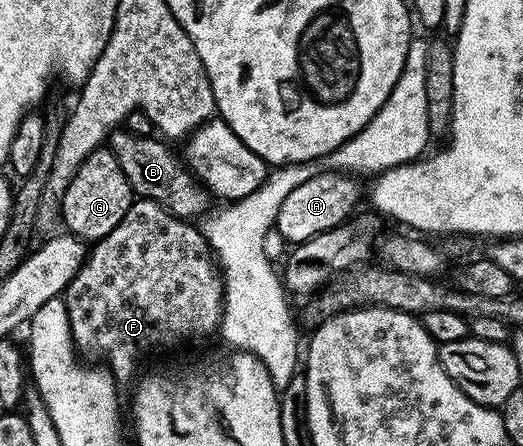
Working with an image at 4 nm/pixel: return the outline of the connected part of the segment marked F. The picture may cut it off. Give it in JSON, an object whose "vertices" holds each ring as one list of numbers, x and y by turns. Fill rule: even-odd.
{"vertices":[[133,200,130,211,122,215,122,223,91,246,78,275,62,294,77,354,89,357,92,363,103,362,117,382,131,382,137,376,136,364,143,353,191,337,208,337,219,330,224,314,224,279,203,232,192,225,191,220,166,212,158,203]]}

